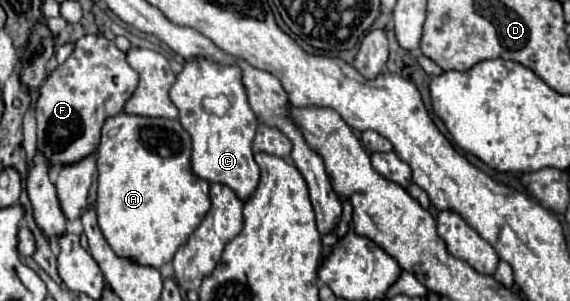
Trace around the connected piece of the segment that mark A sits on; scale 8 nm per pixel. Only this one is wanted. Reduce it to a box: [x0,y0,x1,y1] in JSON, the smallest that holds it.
[97,112,211,268]

